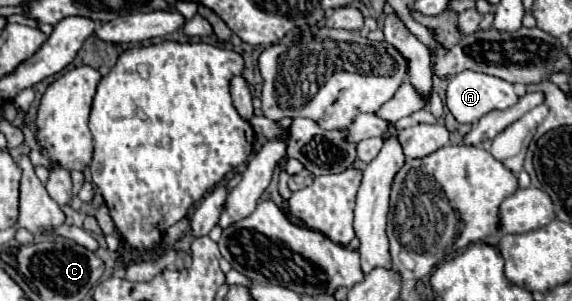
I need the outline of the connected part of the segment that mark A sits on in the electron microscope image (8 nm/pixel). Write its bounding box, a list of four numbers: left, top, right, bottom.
[447,71,519,125]

